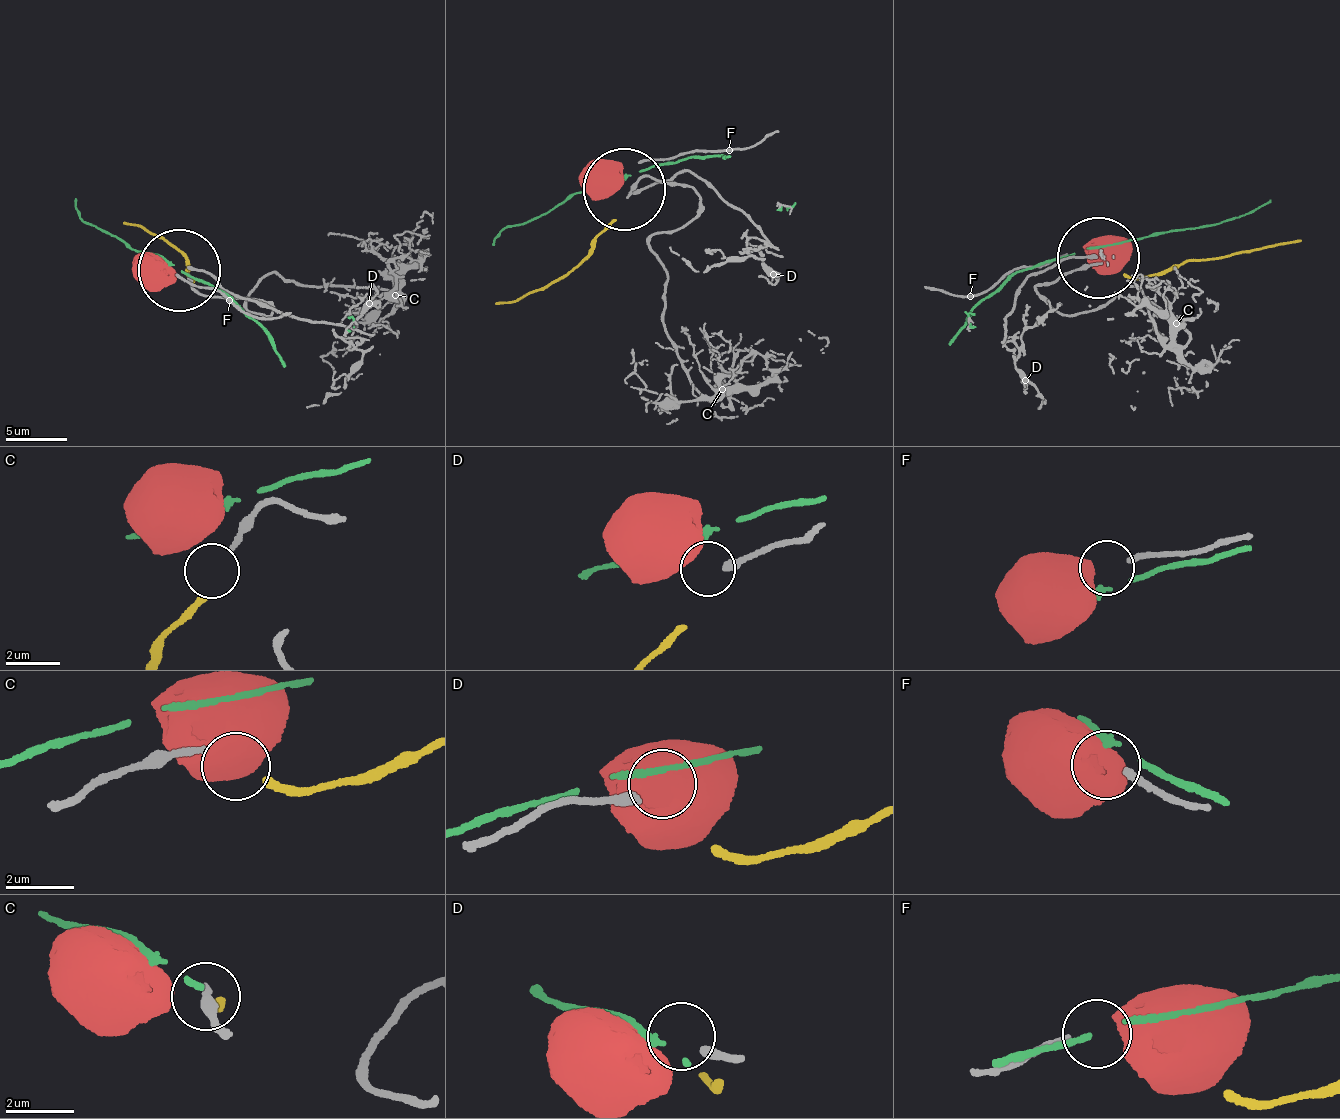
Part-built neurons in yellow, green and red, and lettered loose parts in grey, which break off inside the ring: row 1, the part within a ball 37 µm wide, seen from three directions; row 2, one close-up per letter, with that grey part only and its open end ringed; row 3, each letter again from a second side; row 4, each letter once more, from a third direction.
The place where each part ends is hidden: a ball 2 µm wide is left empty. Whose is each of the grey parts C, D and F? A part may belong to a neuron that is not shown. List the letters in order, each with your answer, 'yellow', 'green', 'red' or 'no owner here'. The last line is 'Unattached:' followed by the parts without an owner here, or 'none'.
C: yellow
D: no owner here
F: red
Unattached: D

